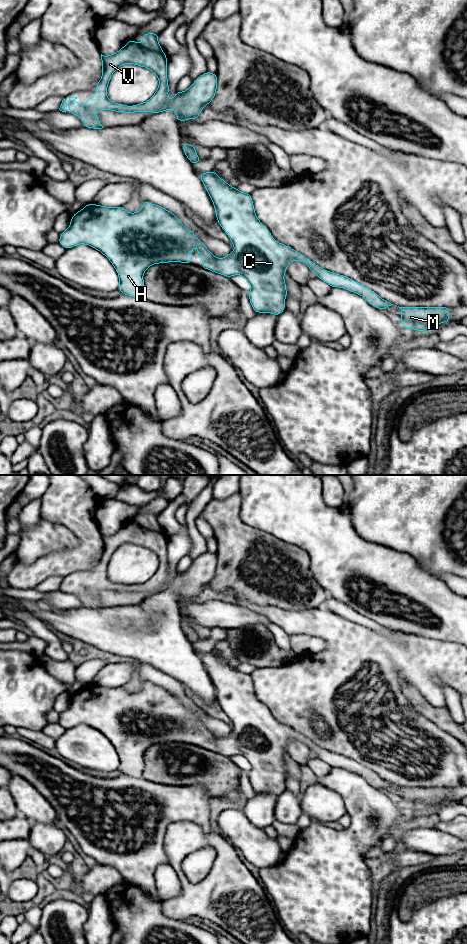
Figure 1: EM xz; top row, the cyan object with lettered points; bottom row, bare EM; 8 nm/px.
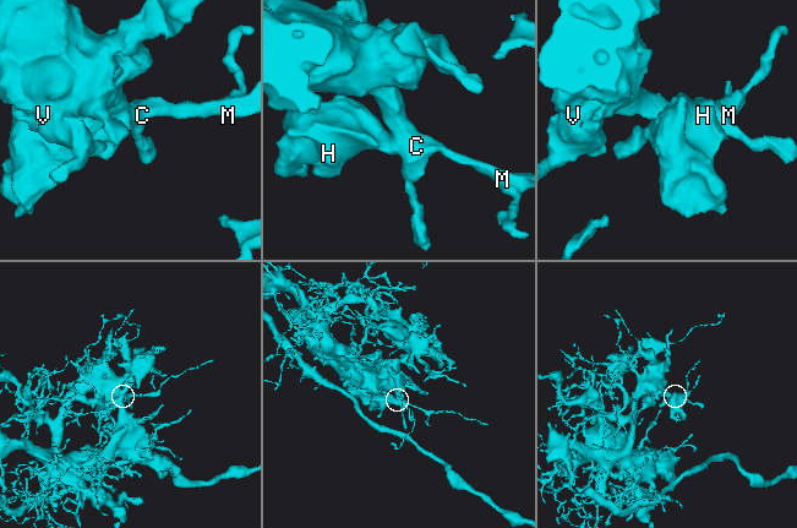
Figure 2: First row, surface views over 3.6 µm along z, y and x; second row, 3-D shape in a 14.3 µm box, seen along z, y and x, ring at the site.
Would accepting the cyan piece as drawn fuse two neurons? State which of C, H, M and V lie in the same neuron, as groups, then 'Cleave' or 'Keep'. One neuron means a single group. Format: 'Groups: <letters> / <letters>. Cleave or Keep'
Groups: C H M V. Keep

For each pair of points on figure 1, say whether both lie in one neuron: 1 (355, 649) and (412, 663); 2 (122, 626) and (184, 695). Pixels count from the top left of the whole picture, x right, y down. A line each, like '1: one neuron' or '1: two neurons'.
1: one neuron
2: two neurons

